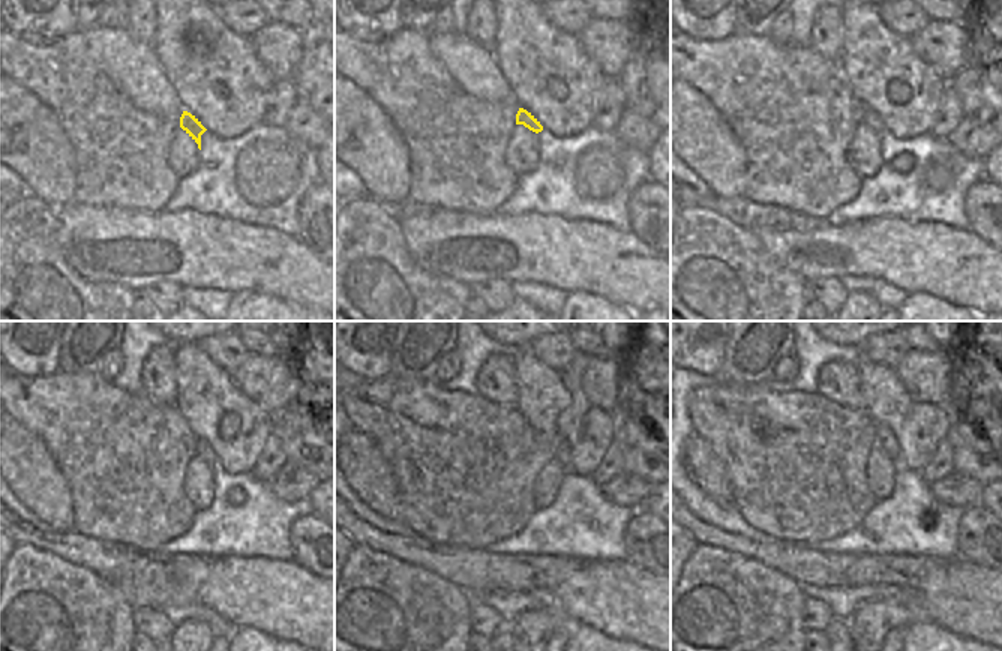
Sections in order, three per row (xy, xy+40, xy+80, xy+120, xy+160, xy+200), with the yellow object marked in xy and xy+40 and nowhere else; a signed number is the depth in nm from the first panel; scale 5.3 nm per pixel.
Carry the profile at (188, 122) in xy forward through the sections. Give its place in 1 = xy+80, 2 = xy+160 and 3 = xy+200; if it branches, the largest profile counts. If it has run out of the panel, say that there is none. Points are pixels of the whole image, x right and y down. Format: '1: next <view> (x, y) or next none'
1: next xy+80 (870, 119)
2: next xy+160 (554, 447)
3: next xy+200 (885, 440)

